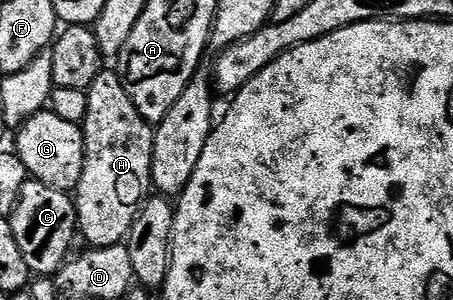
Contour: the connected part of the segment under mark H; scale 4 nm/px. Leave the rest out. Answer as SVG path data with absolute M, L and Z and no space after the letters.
M102 69L99 76L87 91L87 116L83 123L85 132L85 163L83 176L75 191L77 204L77 228L80 237L94 246L119 246L129 237L129 229L135 220L138 209L151 190L151 160L153 159L154 127L143 116L139 116L139 108L131 104L131 96L127 96L127 88L121 83L120 74L112 69Z

